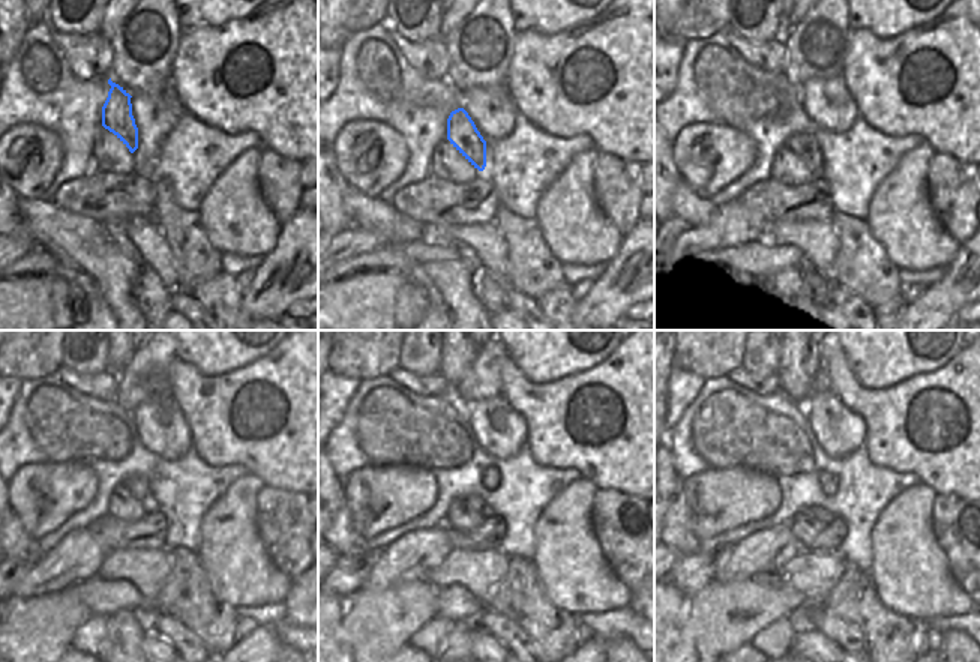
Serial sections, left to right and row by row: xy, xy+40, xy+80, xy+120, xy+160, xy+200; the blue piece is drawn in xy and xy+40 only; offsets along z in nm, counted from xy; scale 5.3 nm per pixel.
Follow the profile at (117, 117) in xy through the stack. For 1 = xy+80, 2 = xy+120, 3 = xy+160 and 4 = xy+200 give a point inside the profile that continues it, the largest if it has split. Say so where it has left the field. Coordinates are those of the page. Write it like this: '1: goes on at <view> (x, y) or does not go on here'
1: goes on at xy+80 (805, 144)
2: goes on at xy+120 (137, 487)
3: goes on at xy+160 (474, 503)
4: goes on at xy+200 (821, 514)

